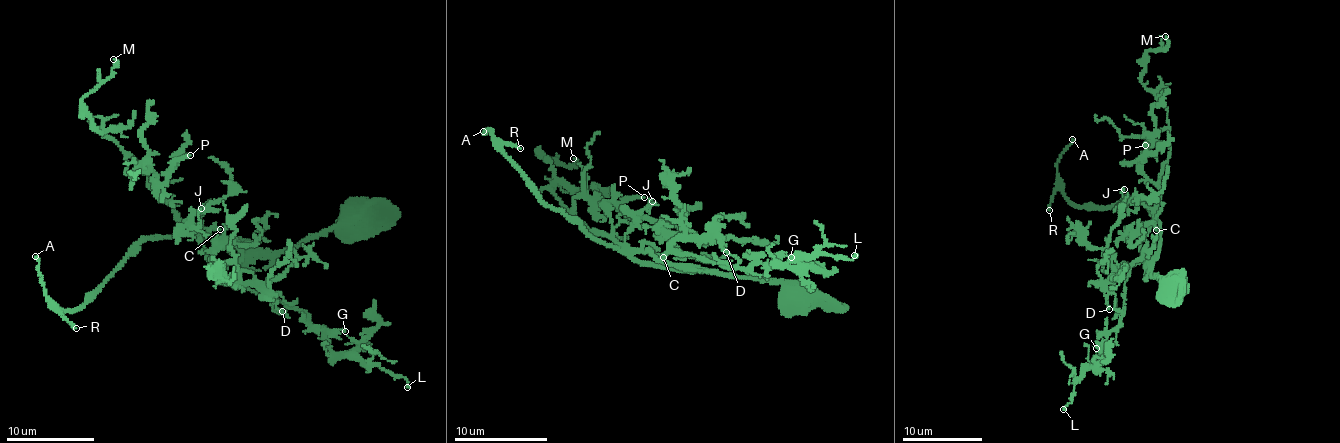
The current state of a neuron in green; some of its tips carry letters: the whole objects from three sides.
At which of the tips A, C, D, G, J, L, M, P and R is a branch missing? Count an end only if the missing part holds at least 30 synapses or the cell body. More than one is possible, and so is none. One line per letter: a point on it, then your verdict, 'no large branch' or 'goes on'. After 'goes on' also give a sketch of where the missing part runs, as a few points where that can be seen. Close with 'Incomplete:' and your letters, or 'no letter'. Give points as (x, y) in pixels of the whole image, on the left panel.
A: at (35, 256); goes on
C: at (220, 229); no large branch
D: at (282, 311); no large branch
G: at (345, 331); no large branch
J: at (201, 208); no large branch
L: at (407, 387); no large branch
M: at (113, 59); no large branch
P: at (190, 155); no large branch
R: at (76, 328); goes on; missing branch runs (76, 328), (82, 337), (70, 324), (76, 302), (48, 311), (33, 303), (19, 268)
Incomplete: A, R

